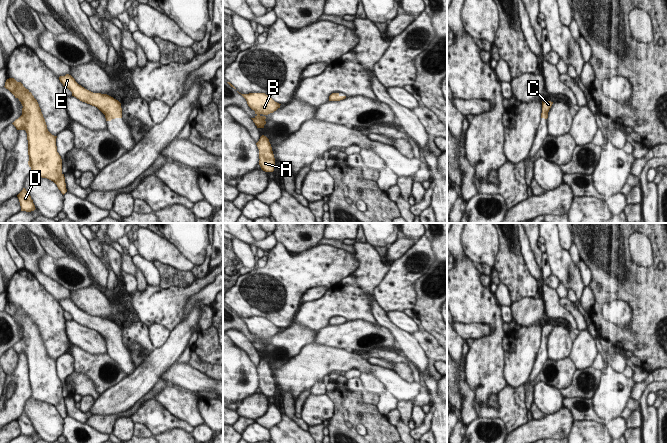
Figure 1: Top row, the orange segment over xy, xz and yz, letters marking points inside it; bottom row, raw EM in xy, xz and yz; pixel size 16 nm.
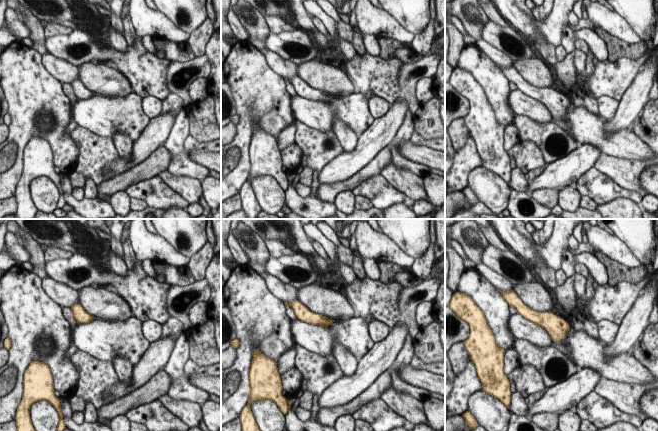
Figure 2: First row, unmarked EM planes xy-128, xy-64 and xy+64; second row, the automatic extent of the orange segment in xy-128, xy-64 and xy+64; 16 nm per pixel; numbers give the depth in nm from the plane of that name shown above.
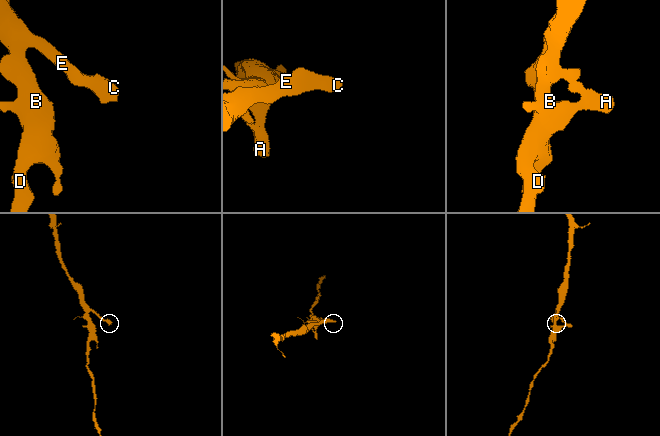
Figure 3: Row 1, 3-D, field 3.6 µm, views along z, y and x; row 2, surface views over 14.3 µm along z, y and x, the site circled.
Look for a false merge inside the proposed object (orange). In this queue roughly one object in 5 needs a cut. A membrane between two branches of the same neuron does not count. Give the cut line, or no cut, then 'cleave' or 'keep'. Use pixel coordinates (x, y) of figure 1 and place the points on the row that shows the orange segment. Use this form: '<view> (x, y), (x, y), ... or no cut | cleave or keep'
no cut | keep

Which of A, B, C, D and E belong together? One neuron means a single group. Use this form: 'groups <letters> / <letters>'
groups A B C D E

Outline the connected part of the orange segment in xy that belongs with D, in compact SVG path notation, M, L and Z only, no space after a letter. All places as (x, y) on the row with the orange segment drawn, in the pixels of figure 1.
M23 188L17 197L20 202L21 211L31 212L36 209L31 196L27 193L25 188Z

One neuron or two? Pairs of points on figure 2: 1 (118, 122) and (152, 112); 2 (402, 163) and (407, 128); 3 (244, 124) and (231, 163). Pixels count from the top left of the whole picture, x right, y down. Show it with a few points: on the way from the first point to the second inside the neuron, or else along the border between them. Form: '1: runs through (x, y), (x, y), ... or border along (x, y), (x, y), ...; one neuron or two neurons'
1: border along (141, 99), (142, 111), (150, 118); two neurons
2: runs through (395, 154), (394, 144), (399, 137); one neuron
3: border along (232, 144), (239, 150), (239, 162), (231, 170); two neurons

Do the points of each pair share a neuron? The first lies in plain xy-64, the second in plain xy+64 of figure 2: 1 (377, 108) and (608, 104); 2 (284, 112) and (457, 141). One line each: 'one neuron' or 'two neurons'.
1: one neuron
2: two neurons

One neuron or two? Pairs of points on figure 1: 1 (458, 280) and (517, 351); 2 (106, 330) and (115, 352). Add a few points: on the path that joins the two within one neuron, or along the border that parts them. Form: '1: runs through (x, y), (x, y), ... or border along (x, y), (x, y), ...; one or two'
1: border along (505, 333), (502, 339), (504, 359); two
2: runs through (111, 335), (115, 347); one

